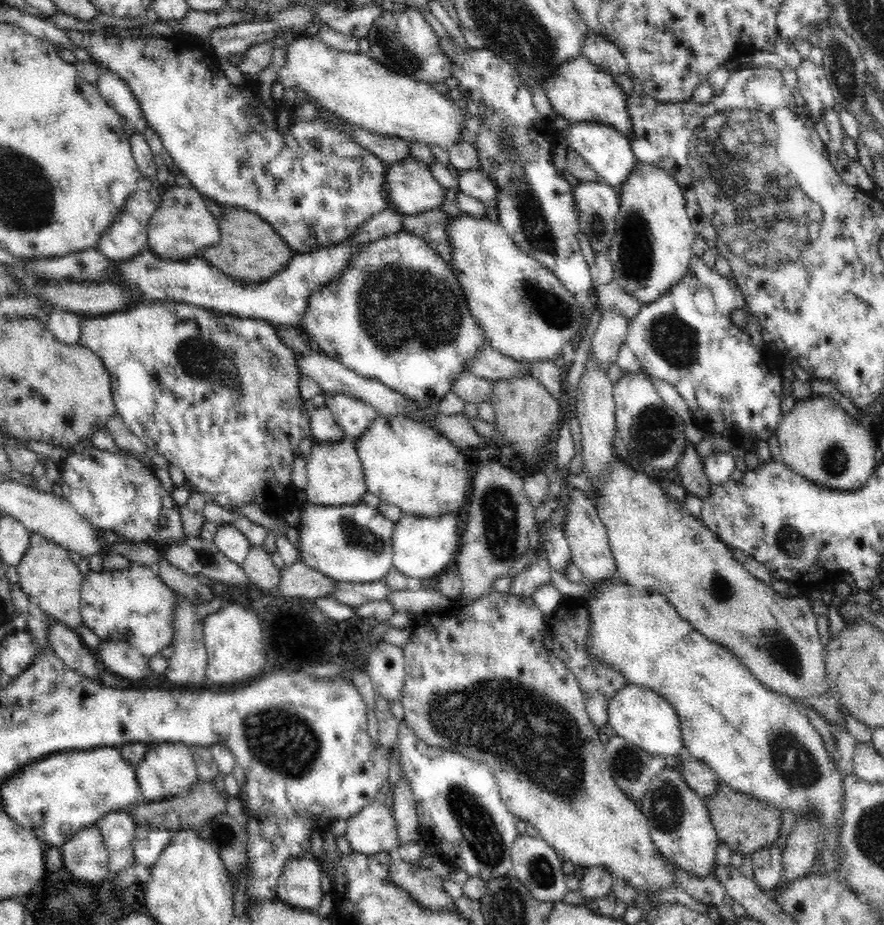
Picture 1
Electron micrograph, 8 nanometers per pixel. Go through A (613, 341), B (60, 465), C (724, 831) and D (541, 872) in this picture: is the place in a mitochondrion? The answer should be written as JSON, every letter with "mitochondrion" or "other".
{"A":"other","B":"other","C":"other","D":"mitochondrion"}

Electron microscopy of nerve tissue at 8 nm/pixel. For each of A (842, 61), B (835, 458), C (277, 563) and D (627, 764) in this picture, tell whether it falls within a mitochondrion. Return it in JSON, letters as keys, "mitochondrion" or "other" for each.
{"A":"mitochondrion","B":"mitochondrion","C":"other","D":"mitochondrion"}

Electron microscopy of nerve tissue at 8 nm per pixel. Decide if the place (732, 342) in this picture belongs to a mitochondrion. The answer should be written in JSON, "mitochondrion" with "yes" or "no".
{"mitochondrion":"no"}

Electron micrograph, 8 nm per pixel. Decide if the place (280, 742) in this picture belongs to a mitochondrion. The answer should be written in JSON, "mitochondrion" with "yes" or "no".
{"mitochondrion":"yes"}

